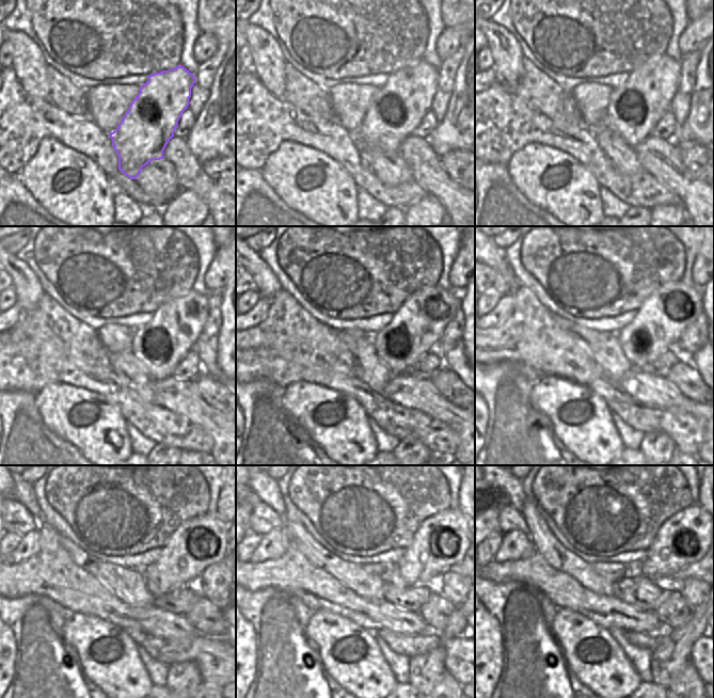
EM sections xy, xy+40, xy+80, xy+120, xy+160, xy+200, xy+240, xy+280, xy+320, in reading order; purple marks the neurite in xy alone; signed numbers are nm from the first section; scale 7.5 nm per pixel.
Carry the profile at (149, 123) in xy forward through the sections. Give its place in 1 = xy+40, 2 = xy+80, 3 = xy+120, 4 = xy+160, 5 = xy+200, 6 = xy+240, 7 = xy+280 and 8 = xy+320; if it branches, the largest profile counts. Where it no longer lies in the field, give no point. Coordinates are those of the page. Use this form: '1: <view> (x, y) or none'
1: xy+40 (397, 108)
2: xy+80 (635, 108)
3: xy+120 (161, 344)
4: xy+160 (416, 328)
5: xy+200 (654, 330)
6: xy+240 (180, 565)
7: xy+280 (435, 549)
8: xy+320 (683, 539)

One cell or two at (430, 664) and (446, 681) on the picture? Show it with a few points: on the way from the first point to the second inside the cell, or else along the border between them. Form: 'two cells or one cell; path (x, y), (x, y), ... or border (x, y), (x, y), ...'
two cells; border (444, 671), (441, 679), (433, 686)

